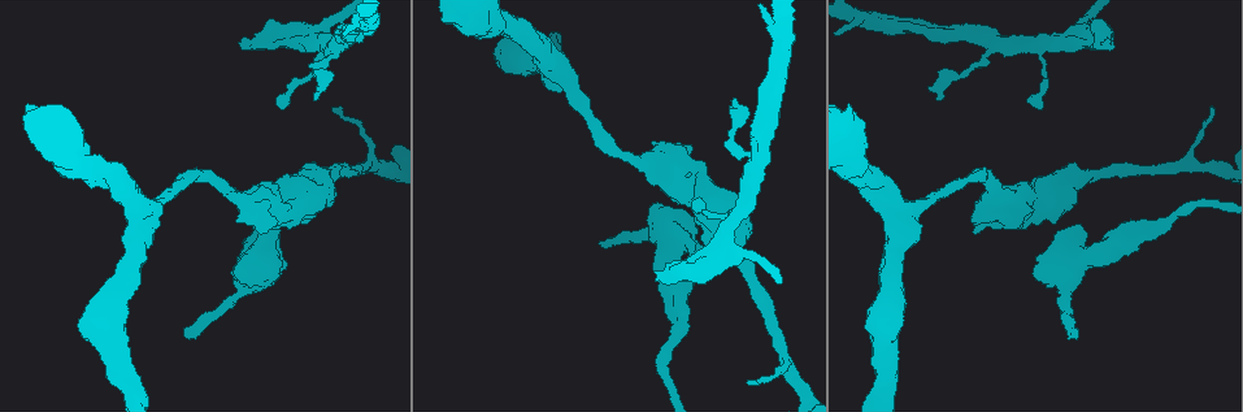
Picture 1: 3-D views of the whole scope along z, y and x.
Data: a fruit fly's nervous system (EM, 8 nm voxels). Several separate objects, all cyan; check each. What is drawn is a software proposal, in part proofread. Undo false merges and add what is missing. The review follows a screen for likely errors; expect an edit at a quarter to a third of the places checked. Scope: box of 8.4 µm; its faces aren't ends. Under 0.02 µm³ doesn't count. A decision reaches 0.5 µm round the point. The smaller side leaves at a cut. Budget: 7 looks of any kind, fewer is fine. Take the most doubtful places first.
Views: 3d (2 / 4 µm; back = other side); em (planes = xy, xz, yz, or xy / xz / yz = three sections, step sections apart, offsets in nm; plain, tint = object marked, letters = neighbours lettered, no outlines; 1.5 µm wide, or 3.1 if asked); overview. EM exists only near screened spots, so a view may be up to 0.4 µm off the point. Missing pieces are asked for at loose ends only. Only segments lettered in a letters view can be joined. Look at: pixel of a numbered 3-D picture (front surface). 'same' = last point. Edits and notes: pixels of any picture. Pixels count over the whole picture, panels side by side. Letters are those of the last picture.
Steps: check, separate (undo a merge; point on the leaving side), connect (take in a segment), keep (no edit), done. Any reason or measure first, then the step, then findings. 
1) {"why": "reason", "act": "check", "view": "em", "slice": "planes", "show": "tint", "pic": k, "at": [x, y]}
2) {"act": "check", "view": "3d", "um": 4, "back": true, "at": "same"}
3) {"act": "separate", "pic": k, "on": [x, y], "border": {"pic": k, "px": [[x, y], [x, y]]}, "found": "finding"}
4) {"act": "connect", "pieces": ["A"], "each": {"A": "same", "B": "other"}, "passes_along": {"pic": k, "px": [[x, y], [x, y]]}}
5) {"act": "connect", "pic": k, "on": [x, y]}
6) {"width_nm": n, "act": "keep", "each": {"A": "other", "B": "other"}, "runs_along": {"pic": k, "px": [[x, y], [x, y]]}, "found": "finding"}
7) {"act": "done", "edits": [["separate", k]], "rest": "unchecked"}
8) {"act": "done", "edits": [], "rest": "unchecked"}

{"act": "check", "view": "3d", "um": 4, "pic": 1, "at": [1074, 334]}

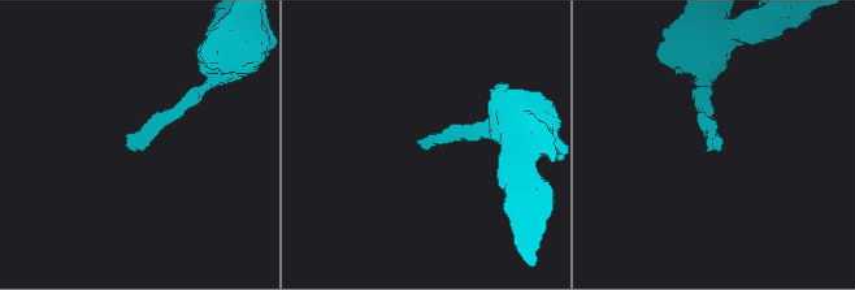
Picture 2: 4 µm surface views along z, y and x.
{"why": "shape alone is not enough", "act": "check", "view": "em", "slice": "planes", "show": "plain", "pic": 2, "at": [130, 144]}

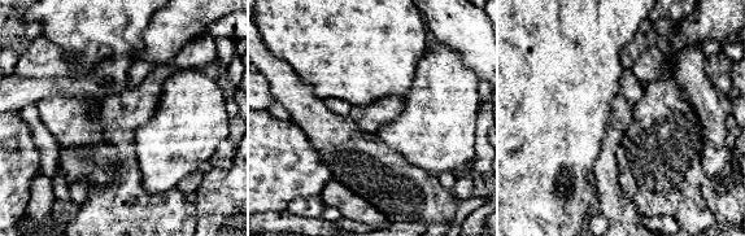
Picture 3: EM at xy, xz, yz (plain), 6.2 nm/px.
{"act": "check", "view": "em", "slice": "planes", "show": "letters", "at": "same"}

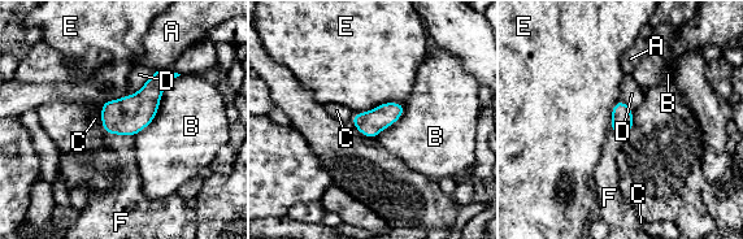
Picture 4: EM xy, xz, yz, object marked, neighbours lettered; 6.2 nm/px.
{"act": "connect", "pieces": ["F"], "each": {"A": "other", "B": "other", "C": "other", "D": "other", "E": "other", "F": "same"}, "passes_along": {"pic": 4, "px": [[130, 114], [120, 134], [122, 146]]}, "found": "the neuron continues"}

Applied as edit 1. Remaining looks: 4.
{"why": "an open end", "act": "check", "view": "em", "slice": "xz", "step": 8, "show": "letters", "pic": 1, "at": [1212, 108]}

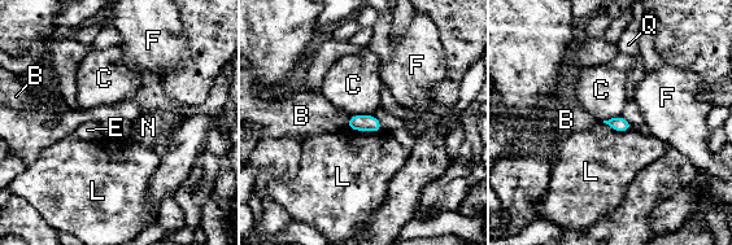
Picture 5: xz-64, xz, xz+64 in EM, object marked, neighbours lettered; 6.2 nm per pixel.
{"width_nm": 100, "act": "keep", "each": {"B": "other", "C": "other", "E": "other", "F": "other", "L": "other", "N": "other", "Q": "other"}, "found": "no lettered segment goes on from it"}

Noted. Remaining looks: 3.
{"why": "branch stops here", "act": "check", "view": "3d", "um": 4, "pic": 1, "at": [241, 43]}

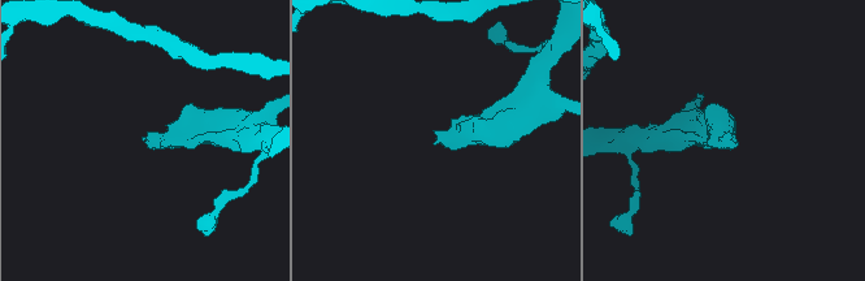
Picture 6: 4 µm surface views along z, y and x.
{"act": "check", "view": "em", "slice": "planes", "show": "letters", "pic": 6, "at": [718, 138]}

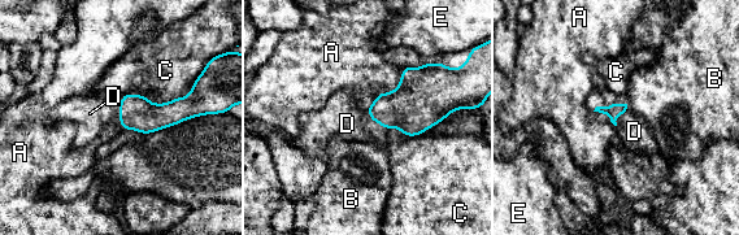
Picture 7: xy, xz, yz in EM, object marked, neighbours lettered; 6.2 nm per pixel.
{"act": "connect", "pieces": ["D"], "each": {"A": "other", "B": "other", "C": "other", "D": "same", "E": "other"}, "passes_along": {"pic": 7, "px": [[613, 111], [625, 111], [634, 131]]}, "found": "it goes on there"}

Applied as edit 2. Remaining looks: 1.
{"act": "done", "edits": [["connect", 4], ["connect", 7]], "rest": "unchecked"}

